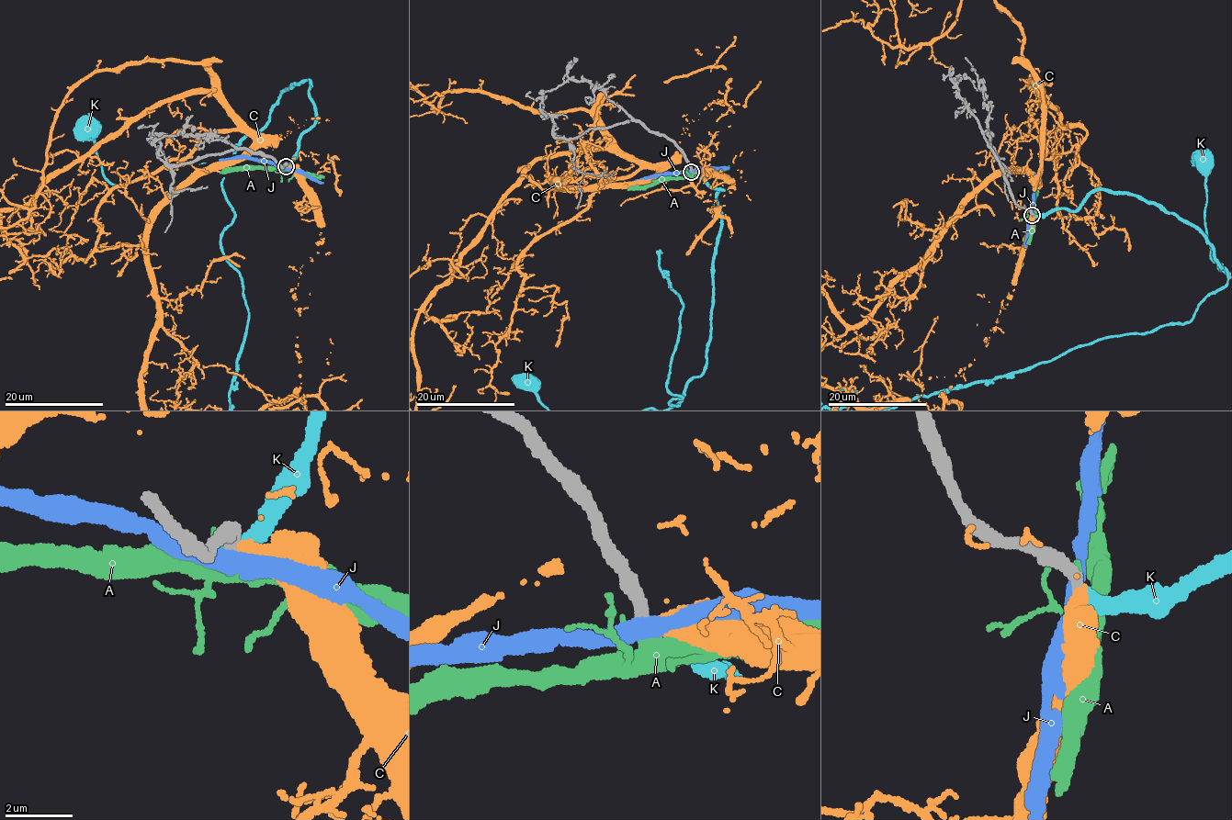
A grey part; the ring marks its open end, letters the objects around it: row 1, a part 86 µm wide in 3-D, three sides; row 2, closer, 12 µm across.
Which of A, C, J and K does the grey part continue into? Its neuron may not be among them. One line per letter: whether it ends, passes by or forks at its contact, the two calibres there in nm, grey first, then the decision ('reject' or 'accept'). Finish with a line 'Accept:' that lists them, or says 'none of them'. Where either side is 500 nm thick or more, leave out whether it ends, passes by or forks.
A: it ends | 320/440 nm | reject
C: it ends | 360/400 nm | reject
J: it passes by | 360/400 nm | reject
K: it ends | 320/360 nm | accept
Accept: K

